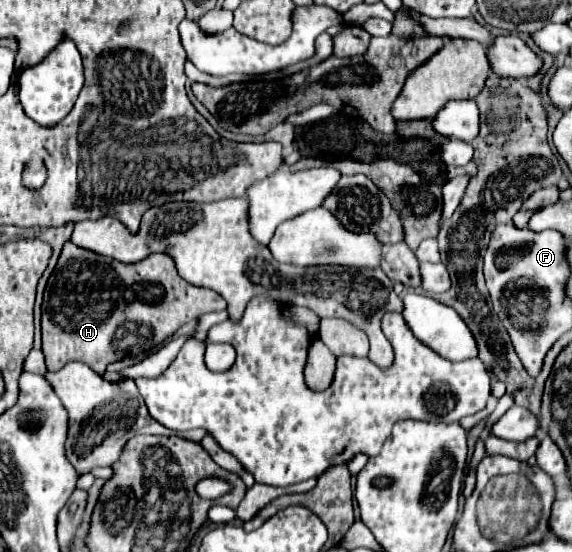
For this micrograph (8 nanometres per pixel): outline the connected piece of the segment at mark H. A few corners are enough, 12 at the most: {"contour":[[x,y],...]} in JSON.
{"contour":[[67,242],[43,296],[47,370],[161,346],[221,312],[169,254]]}

